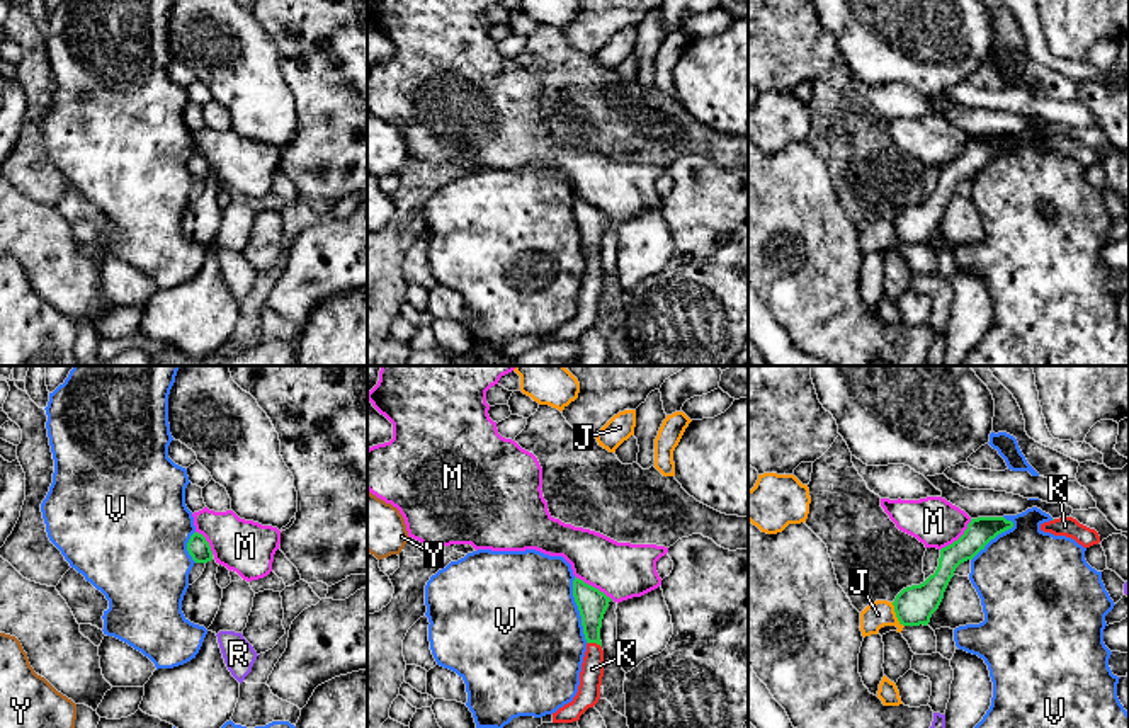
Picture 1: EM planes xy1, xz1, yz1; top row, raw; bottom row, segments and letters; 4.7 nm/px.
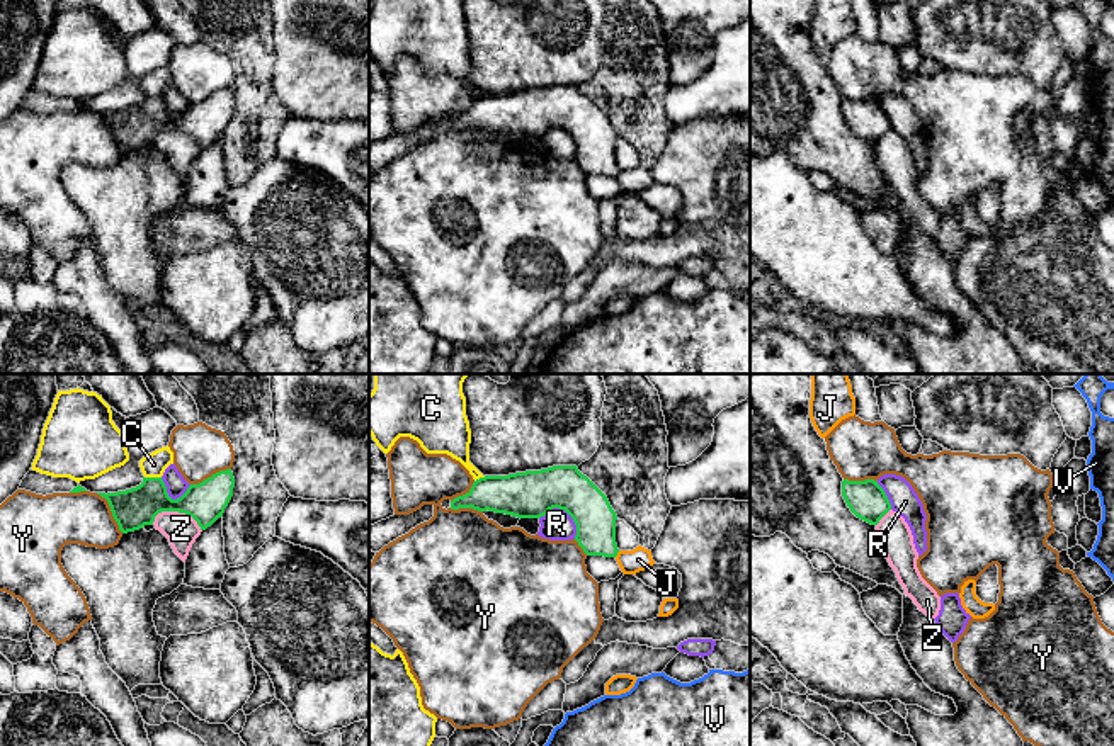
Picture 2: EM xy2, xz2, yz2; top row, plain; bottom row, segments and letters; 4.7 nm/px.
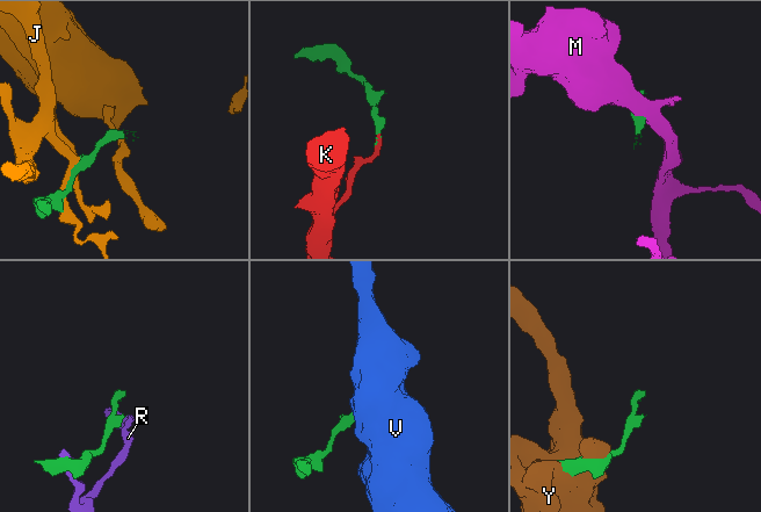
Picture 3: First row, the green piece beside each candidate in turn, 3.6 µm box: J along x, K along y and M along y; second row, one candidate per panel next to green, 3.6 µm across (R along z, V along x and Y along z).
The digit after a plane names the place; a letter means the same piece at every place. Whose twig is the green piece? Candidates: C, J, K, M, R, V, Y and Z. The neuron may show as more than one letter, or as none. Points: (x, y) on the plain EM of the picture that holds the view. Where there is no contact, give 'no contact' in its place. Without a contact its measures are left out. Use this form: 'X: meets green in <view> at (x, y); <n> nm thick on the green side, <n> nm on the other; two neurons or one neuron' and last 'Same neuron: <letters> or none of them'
C: meets green in xy2 at (153, 97); 190 nm thick on the green side, 110 nm on the other; two neurons
J: meets green in yz1 at (896, 233); 190 nm thick on the green side, 130 nm on the other; two neurons
K: meets green in xz1 at (594, 261); 140 nm thick on the green side, 110 nm on the other; one neuron
M: meets green in xz1 at (594, 206); 140 nm thick on the green side, 280 nm on the other; two neurons
R: meets green in xz2 at (565, 129); 220 nm thick on the green side, 150 nm on the other; two neurons
V: meets green in xz1 at (578, 228); 140 nm thick on the green side, 500 nm on the other; two neurons
Y: meets green in xy2 at (111, 129); 190 nm thick on the green side, 240 nm on the other; two neurons
Z: meets green in xy2 at (177, 129); 190 nm thick on the green side, 150 nm on the other; two neurons
Same neuron: K

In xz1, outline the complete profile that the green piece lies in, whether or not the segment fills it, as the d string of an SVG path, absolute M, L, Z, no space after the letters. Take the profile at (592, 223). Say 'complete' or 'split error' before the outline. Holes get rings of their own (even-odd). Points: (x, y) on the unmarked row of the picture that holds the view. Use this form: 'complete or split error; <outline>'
split error; M576 196L573 199L573 216L582 235L587 270L582 282L578 311L571 321L553 332L553 342L578 340L580 335L588 327L593 327L600 318L600 304L604 296L600 247L612 218Z

